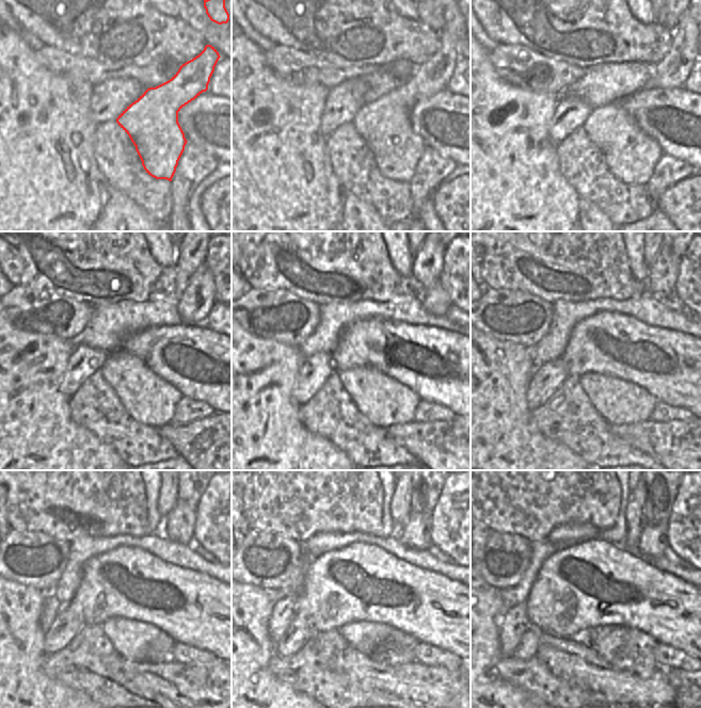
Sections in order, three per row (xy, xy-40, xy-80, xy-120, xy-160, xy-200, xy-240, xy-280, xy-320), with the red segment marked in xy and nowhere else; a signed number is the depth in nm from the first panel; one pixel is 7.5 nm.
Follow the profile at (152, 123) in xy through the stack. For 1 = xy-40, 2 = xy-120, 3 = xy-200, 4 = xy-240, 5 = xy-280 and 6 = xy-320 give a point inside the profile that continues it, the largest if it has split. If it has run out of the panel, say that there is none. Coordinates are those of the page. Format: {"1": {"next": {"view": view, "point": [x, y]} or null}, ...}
{"1": {"next": {"view": "xy-40", "point": [384, 125]}}, "2": {"next": {"view": "xy-120", "point": [148, 399]}}, "3": {"next": {"view": "xy-200", "point": [620, 402]}}, "4": {"next": {"view": "xy-240", "point": [133, 640]}}, "5": {"next": {"view": "xy-280", "point": [364, 636]}}, "6": {"next": {"view": "xy-320", "point": [585, 636]}}}

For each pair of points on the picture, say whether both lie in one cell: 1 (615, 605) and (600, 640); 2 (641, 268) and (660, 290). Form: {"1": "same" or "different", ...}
{"1": "different", "2": "different"}

